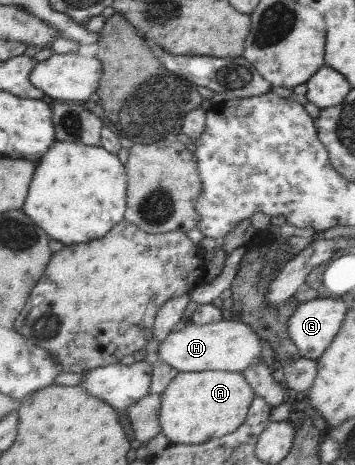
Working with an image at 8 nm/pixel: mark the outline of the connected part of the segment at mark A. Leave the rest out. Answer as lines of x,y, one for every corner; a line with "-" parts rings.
239,372
178,373
161,394
159,423
172,444
200,444
234,432
245,420
255,392

